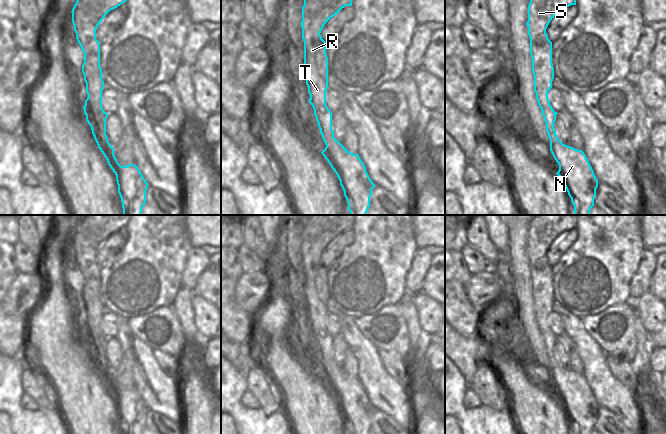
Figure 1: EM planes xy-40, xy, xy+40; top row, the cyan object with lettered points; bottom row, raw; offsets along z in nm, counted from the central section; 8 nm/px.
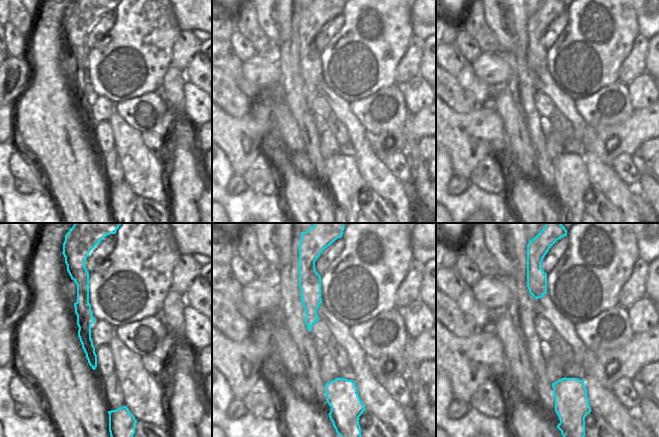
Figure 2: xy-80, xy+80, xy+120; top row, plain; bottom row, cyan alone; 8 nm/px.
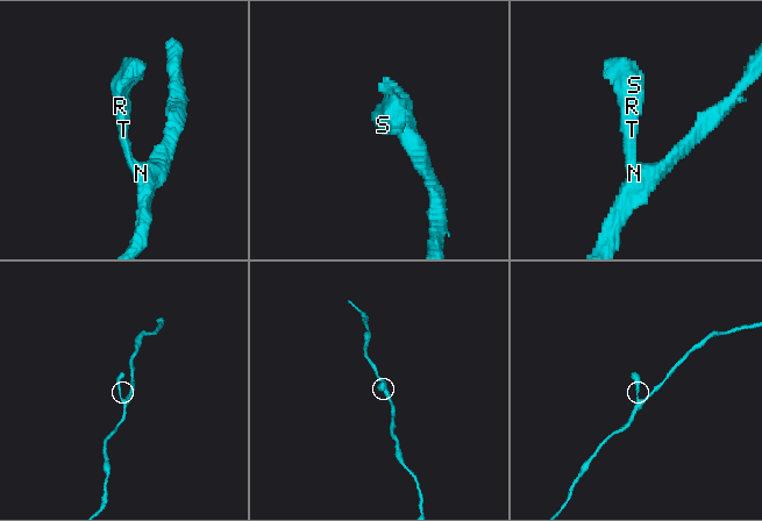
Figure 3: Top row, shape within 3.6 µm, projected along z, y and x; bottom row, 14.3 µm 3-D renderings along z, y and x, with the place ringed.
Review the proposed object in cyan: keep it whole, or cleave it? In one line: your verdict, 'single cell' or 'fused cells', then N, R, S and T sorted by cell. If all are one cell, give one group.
single cell; N R S T

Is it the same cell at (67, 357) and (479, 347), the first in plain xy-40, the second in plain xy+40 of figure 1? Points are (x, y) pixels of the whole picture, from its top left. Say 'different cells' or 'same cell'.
different cells

